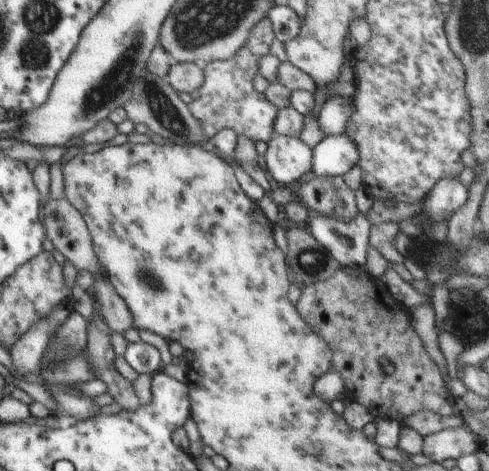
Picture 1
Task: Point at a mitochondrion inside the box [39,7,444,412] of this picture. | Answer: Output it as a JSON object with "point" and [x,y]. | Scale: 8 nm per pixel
{"point":[99,95]}

